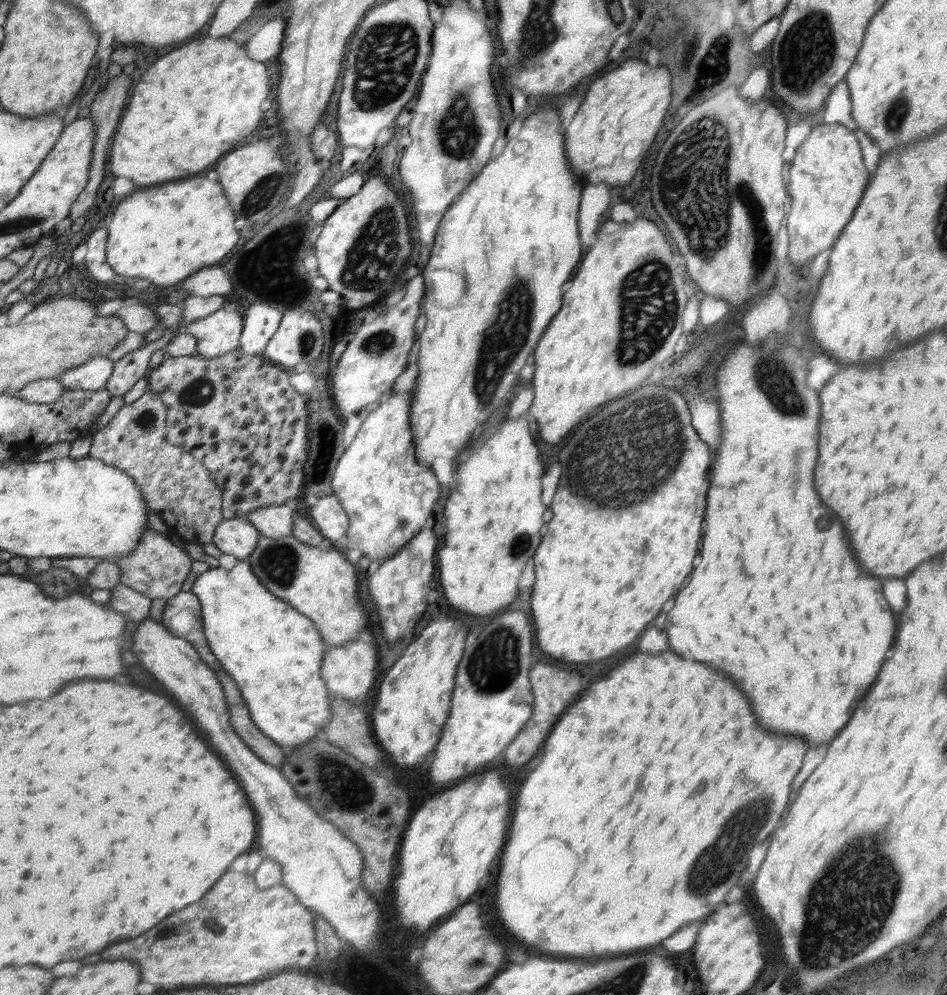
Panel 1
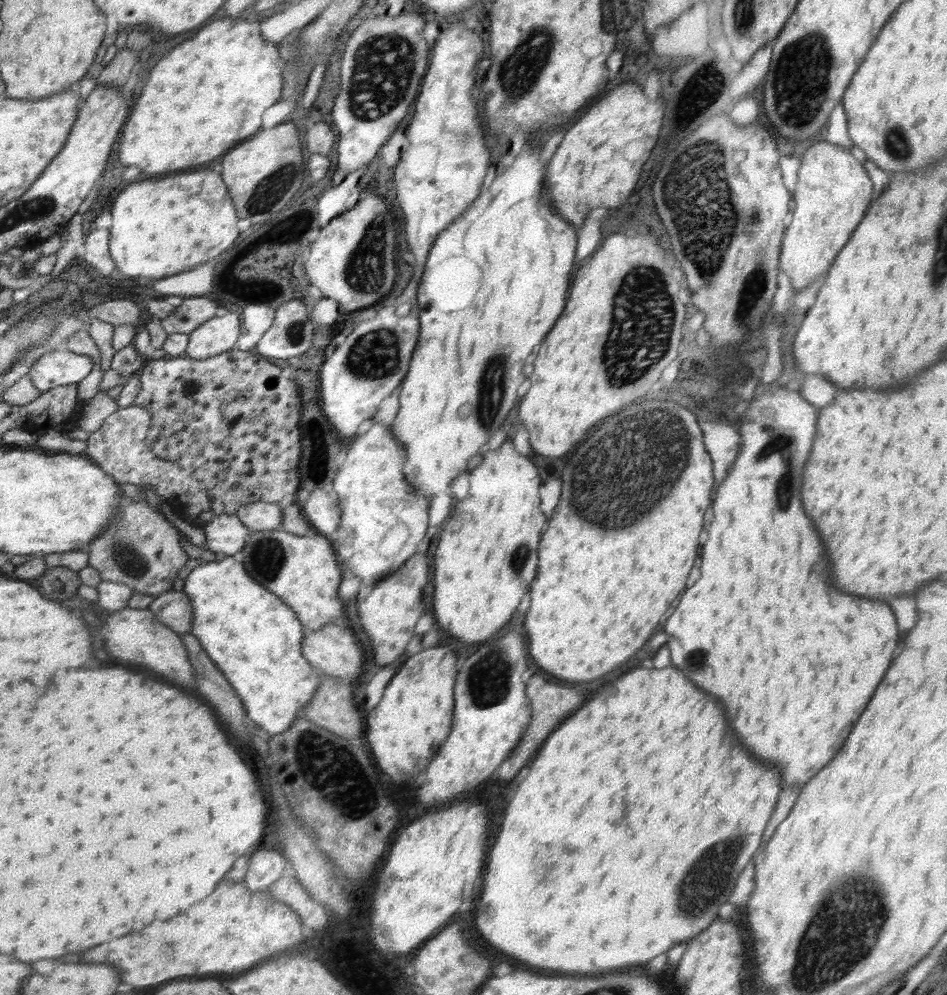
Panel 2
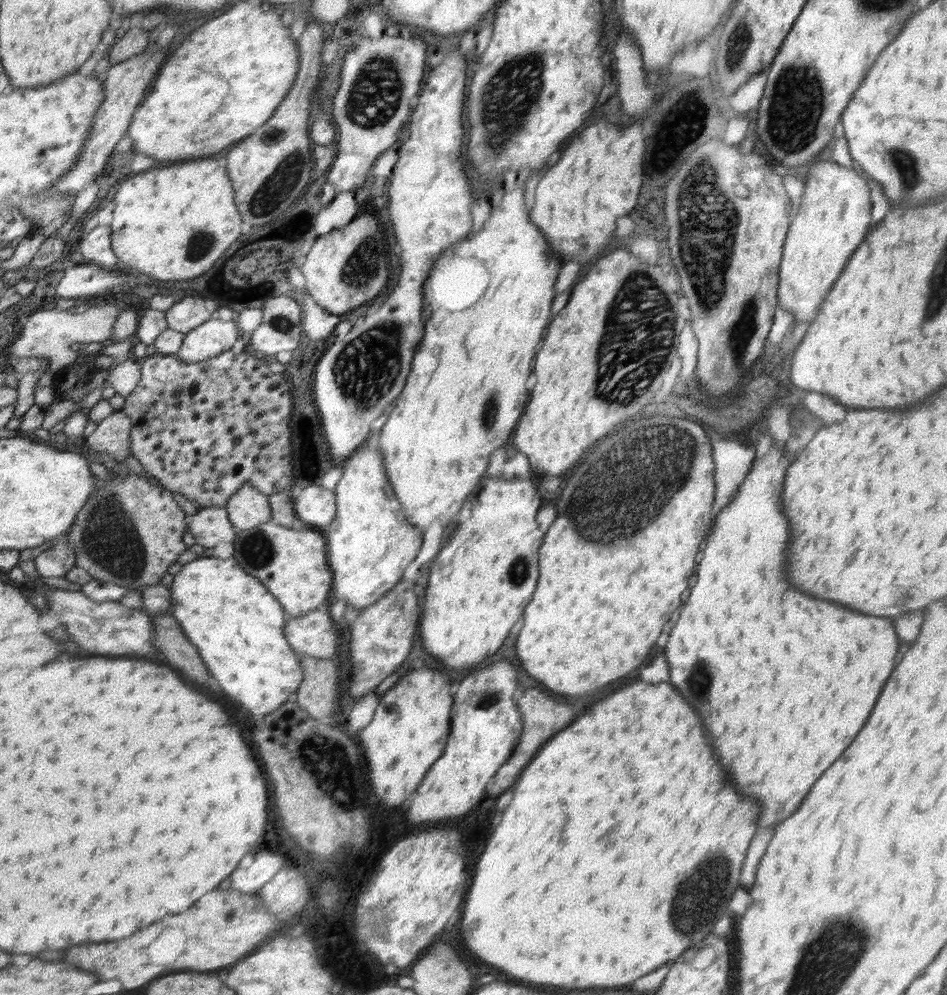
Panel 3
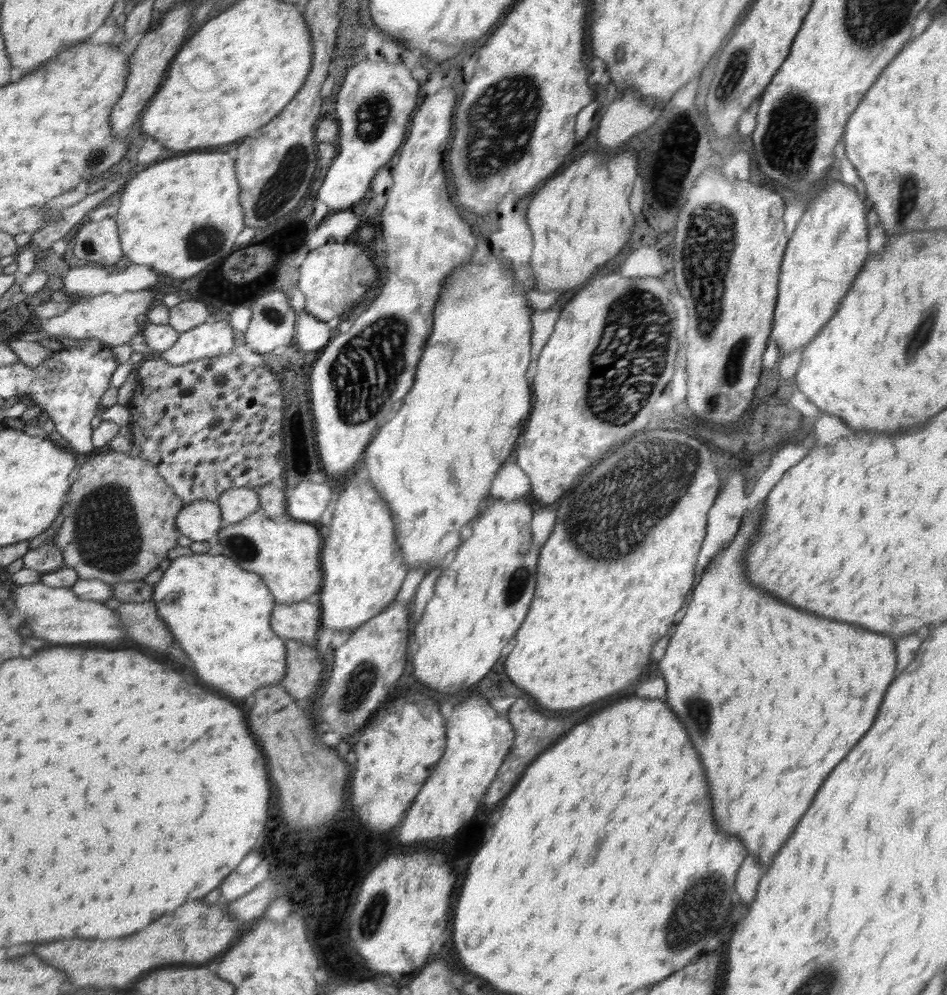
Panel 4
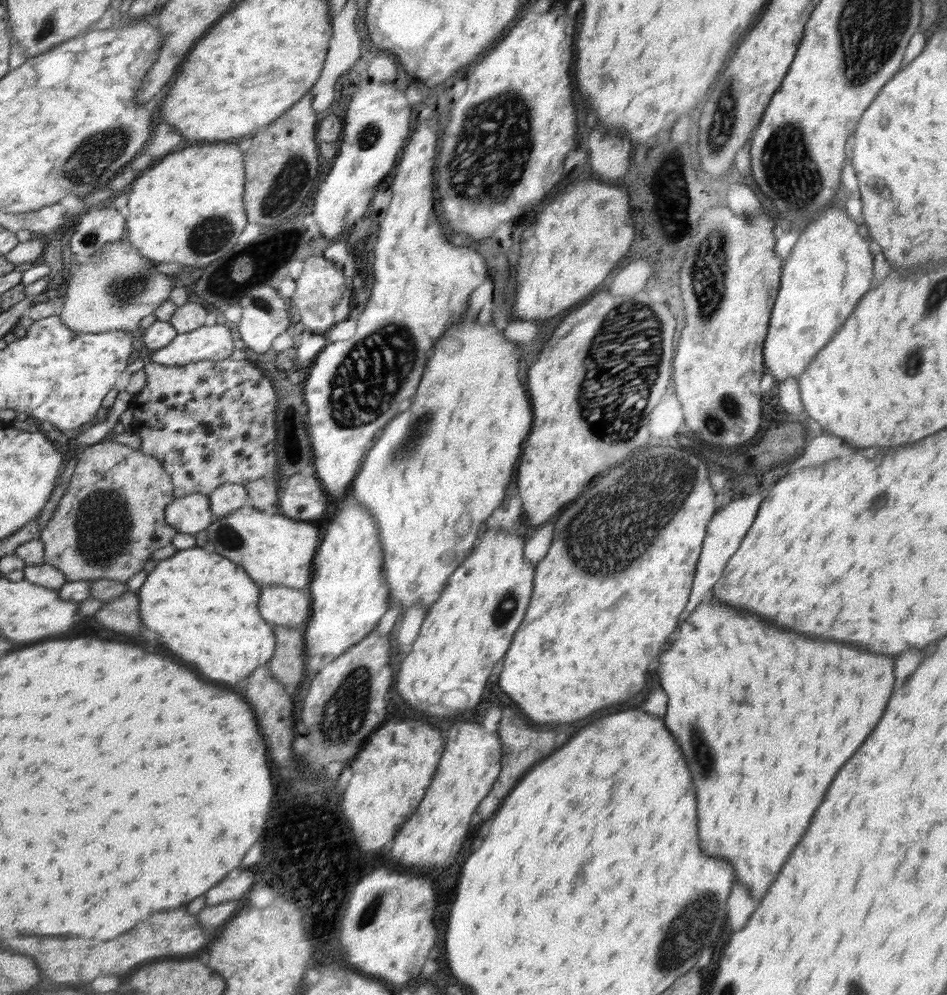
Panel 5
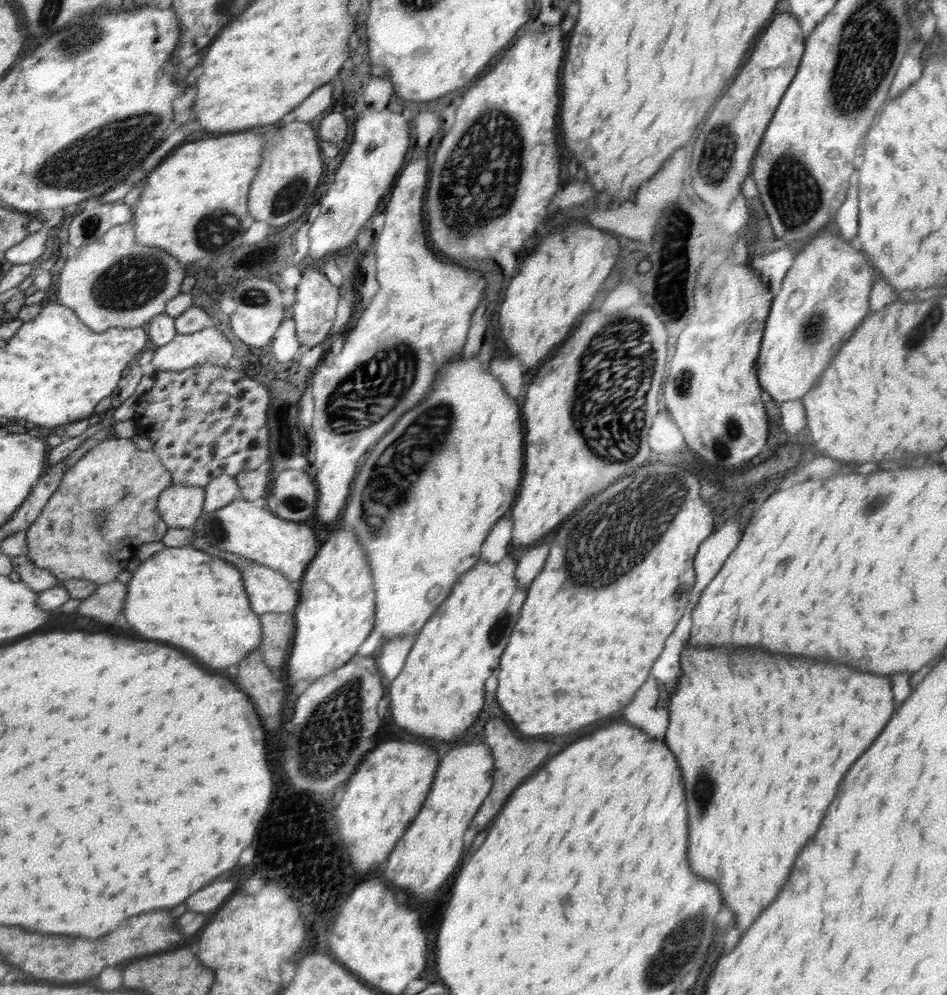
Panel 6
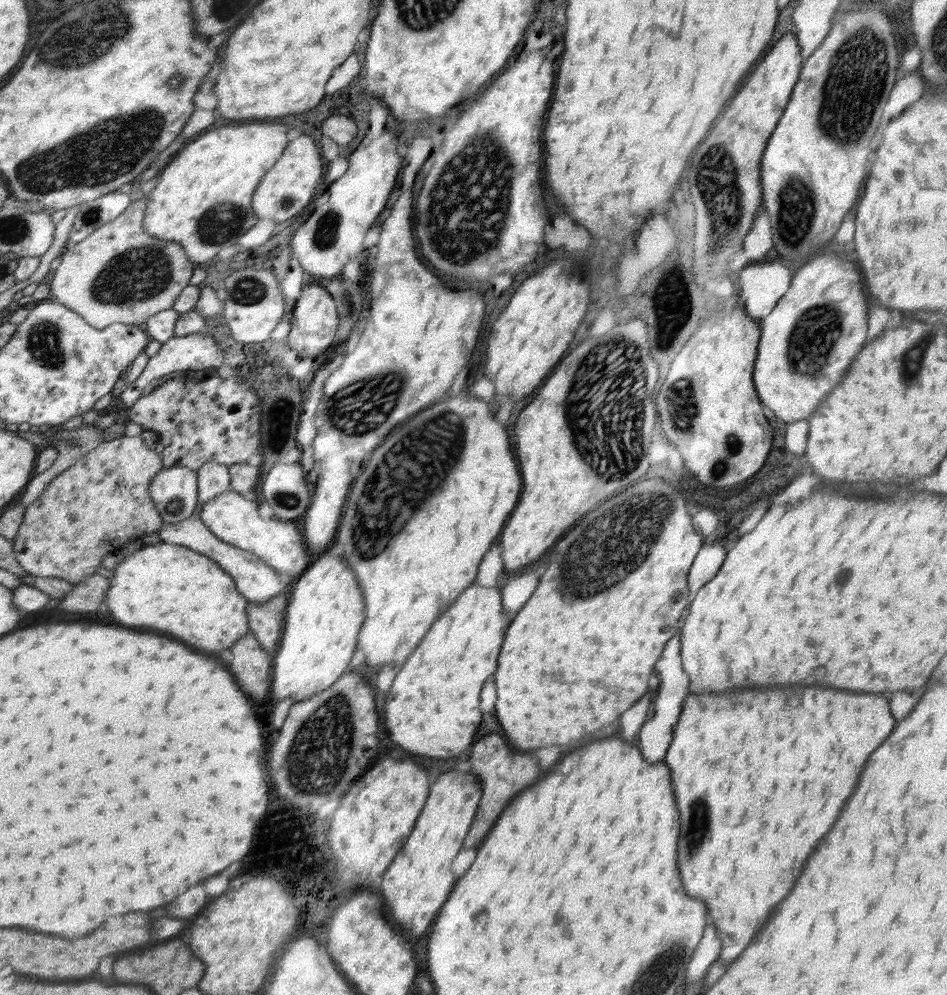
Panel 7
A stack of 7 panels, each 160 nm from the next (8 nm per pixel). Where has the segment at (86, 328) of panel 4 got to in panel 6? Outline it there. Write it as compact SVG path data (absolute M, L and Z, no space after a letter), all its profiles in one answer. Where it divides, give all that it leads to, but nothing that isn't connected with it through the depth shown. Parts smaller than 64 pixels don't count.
M133 222L113 226L100 238L90 240L85 247L77 250L74 256L65 259L65 265L58 276L57 300L62 306L74 311L79 319L90 330L97 333L114 327L134 329L144 322L152 321L164 313L166 303L180 294L180 286L184 280L184 268L180 268L175 256L166 254L157 246L138 244Z

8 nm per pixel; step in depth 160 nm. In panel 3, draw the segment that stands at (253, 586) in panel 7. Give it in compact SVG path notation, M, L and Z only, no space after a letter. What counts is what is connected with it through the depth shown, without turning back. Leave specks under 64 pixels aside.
M330 602L321 604L314 610L309 610L301 617L288 617L284 623L284 636L293 650L300 656L311 656L316 658L336 660L338 663L339 653L336 652L338 638L340 638L340 625L333 625L330 619Z

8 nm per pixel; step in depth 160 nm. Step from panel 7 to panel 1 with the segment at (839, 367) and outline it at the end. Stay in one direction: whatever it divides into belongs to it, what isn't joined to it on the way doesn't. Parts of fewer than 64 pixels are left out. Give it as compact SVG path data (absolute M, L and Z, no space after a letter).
M822 122L812 127L796 151L788 172L791 211L785 217L789 236L787 258L794 264L796 273L808 260L834 246L862 200L870 176L860 149L854 131L841 124Z

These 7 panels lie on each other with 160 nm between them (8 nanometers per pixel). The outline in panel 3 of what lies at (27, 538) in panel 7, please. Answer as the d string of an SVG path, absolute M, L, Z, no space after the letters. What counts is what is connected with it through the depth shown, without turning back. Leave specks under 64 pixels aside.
M115 468L111 471L113 477L110 480L94 487L94 494L90 495L88 504L77 514L77 521L70 527L65 539L76 554L75 566L86 570L93 579L114 583L129 590L160 583L160 576L188 548L182 542L186 530L184 510L174 500L173 492L156 478L143 477L126 469Z

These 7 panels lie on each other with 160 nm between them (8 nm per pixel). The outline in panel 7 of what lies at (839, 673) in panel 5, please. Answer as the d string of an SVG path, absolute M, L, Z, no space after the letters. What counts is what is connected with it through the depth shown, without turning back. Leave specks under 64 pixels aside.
M814 686L762 690L762 692L748 690L748 692L732 692L732 694L702 694L702 696L698 696L698 694L690 696L688 693L685 697L671 745L663 760L671 772L673 793L680 814L678 870L680 870L686 894L692 898L704 900L708 906L708 916L714 918L714 920L710 920L710 924L714 924L718 934L728 934L728 936L718 936L722 942L718 958L724 966L730 966L746 950L746 947L753 941L753 936L770 919L772 908L775 908L778 902L782 902L786 898L786 894L790 894L790 890L794 888L794 884L802 872L806 858L816 848L816 844L830 832L830 828L838 820L842 806L852 796L854 786L858 782L858 776L862 774L862 768L864 768L868 756L890 736L896 725L896 719L888 708L888 700L884 700L882 696L826 690L826 688L814 688Z

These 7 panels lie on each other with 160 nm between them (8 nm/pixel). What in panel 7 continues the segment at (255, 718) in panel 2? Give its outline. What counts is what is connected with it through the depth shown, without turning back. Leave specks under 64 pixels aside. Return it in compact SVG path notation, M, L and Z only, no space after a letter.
M144 543L136 554L112 568L112 586L105 594L107 612L126 626L146 626L166 632L204 650L220 652L250 632L250 600L237 589L230 575L213 559L184 545Z

